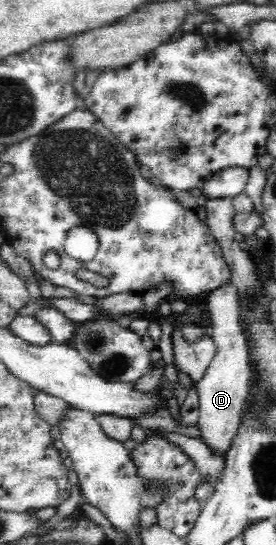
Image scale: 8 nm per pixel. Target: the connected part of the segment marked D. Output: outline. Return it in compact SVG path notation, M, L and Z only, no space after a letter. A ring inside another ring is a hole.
M231 284L219 286L205 297L204 306L207 315L212 320L209 337L213 339L216 353L204 376L195 384L199 396L198 428L202 432L201 439L219 454L225 454L230 448L230 442L236 434L240 412L244 408L246 390L250 377L249 349L238 316L238 293Z

